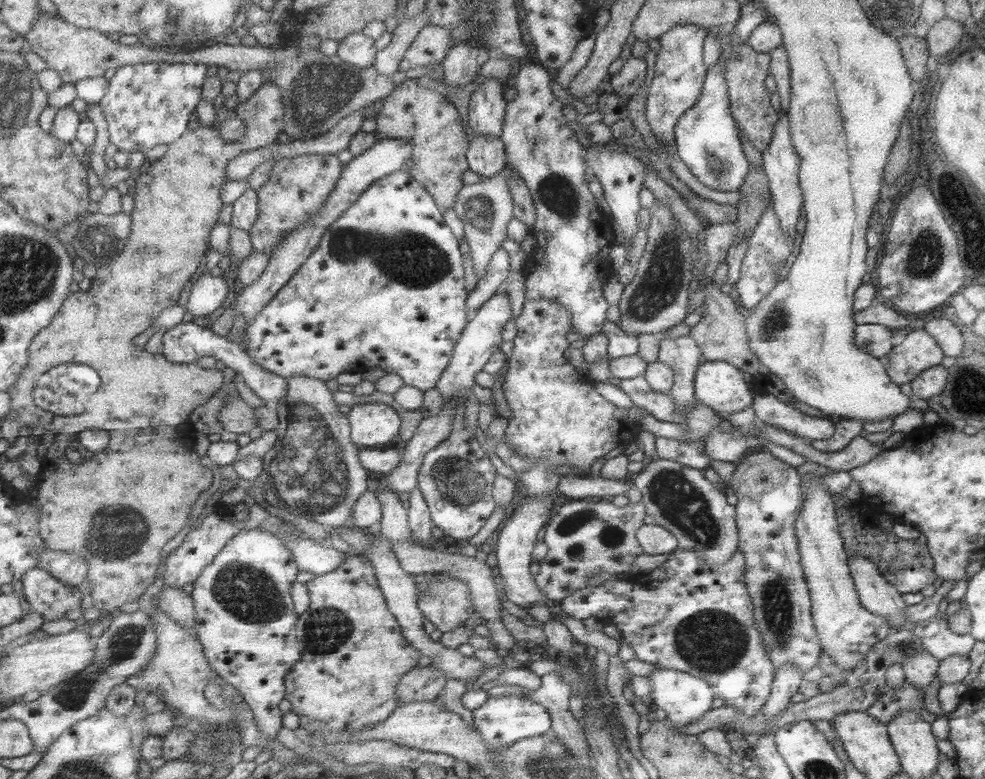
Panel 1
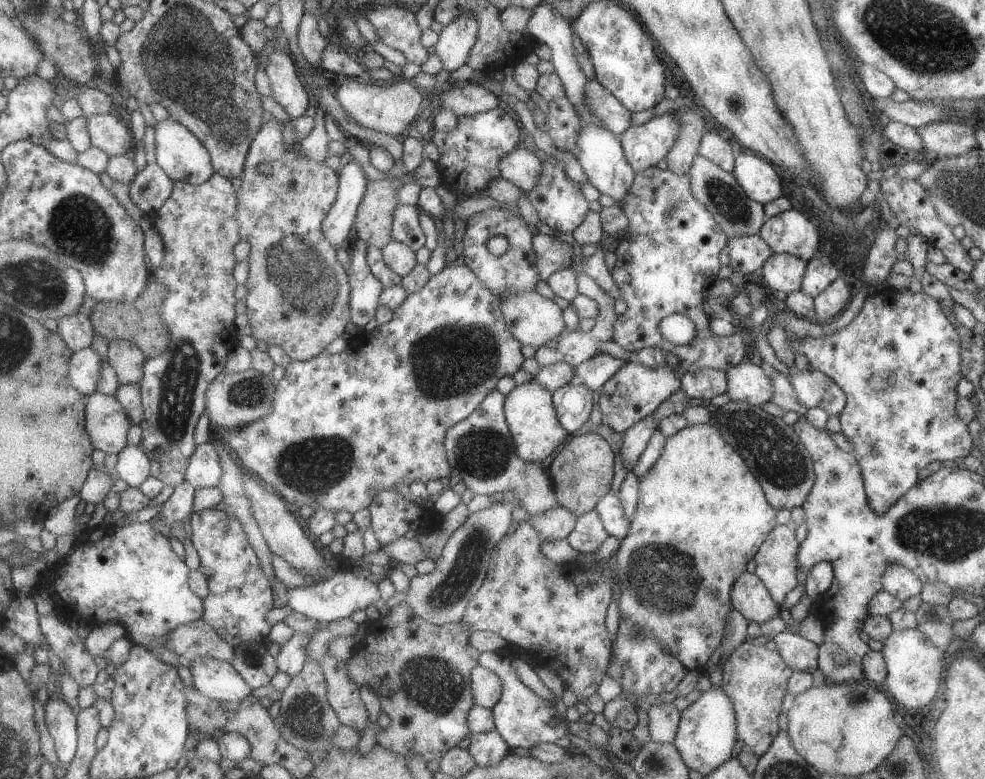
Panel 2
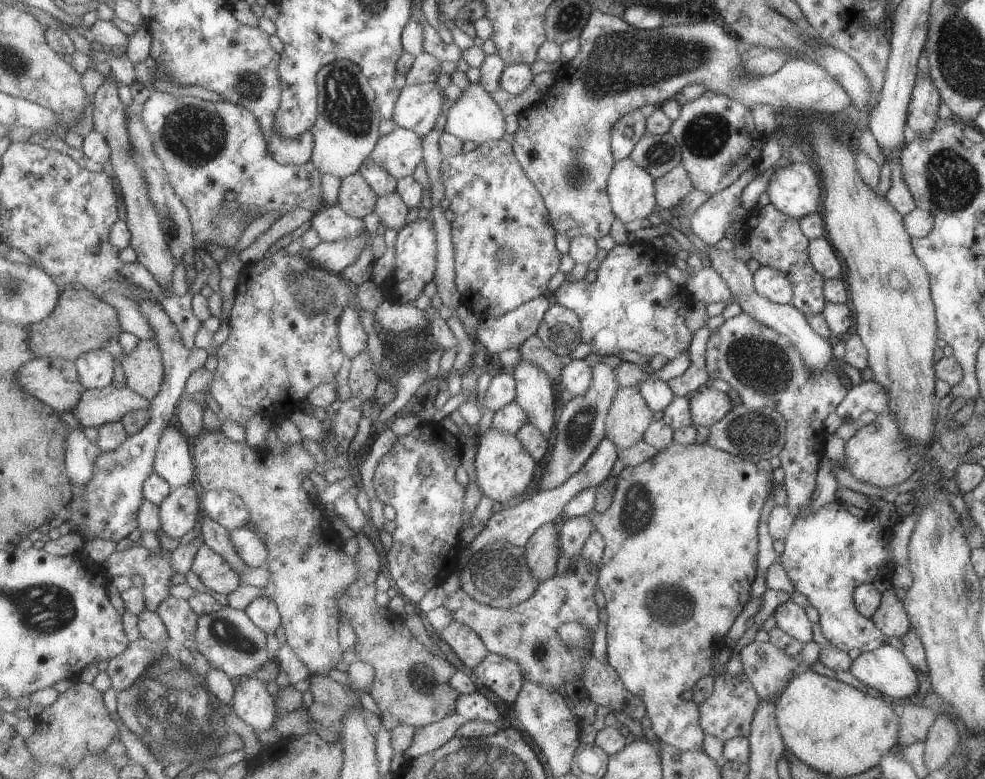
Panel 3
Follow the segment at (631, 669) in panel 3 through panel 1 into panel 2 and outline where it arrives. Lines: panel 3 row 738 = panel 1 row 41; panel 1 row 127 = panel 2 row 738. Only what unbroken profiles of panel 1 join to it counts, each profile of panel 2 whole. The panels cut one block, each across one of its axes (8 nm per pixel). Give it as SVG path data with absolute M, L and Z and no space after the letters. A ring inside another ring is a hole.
M672 703L653 704L646 710L650 740L657 743L669 744L677 732L681 711Z

